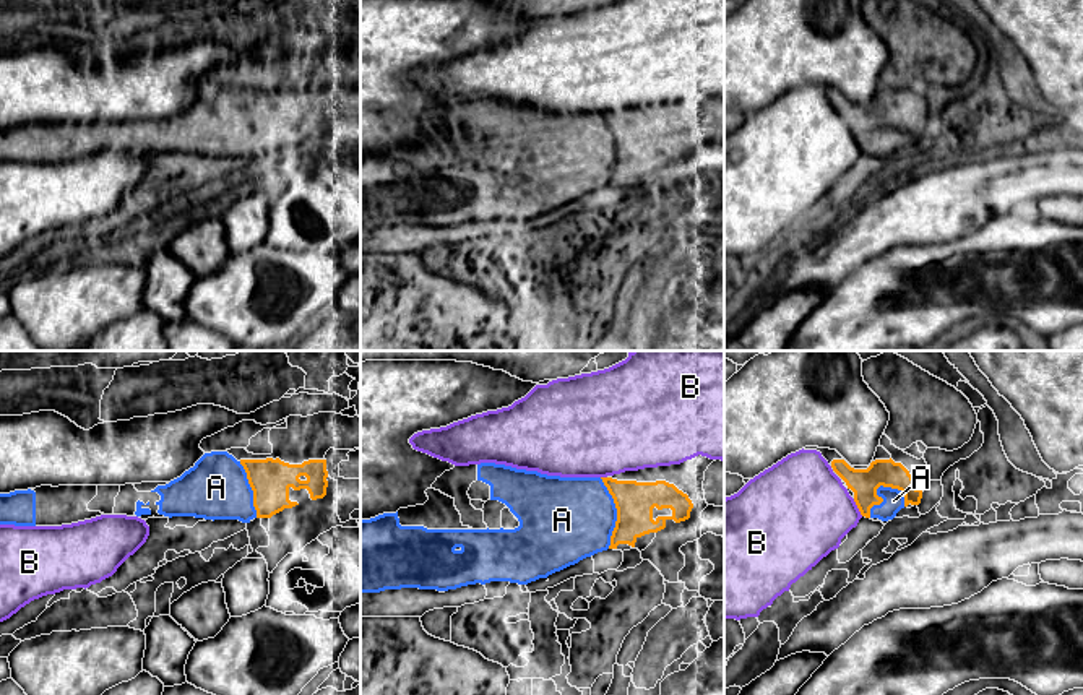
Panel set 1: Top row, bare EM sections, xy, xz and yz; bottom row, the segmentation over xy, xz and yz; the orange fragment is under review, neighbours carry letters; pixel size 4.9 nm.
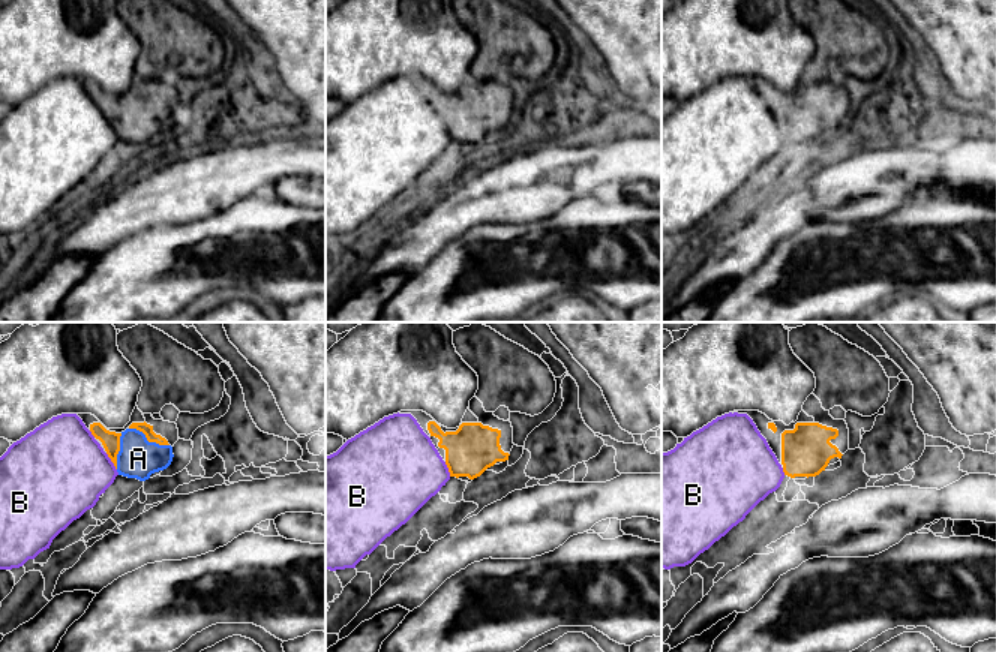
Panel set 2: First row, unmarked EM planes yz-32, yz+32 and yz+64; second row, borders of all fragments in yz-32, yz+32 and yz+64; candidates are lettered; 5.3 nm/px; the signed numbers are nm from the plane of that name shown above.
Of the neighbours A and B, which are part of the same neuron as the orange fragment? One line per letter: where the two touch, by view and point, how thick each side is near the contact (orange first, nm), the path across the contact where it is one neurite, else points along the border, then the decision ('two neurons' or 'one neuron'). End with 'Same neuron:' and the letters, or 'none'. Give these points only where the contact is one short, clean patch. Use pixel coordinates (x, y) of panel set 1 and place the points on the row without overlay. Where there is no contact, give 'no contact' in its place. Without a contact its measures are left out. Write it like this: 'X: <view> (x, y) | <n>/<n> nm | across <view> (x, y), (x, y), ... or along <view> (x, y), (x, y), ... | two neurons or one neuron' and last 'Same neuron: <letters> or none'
A: yz (875, 127) | 140/110 nm | one neuron
B: yz (858, 143) | 140/440 nm | along yz (853, 135), (862, 151) | two neurons
Same neuron: A

